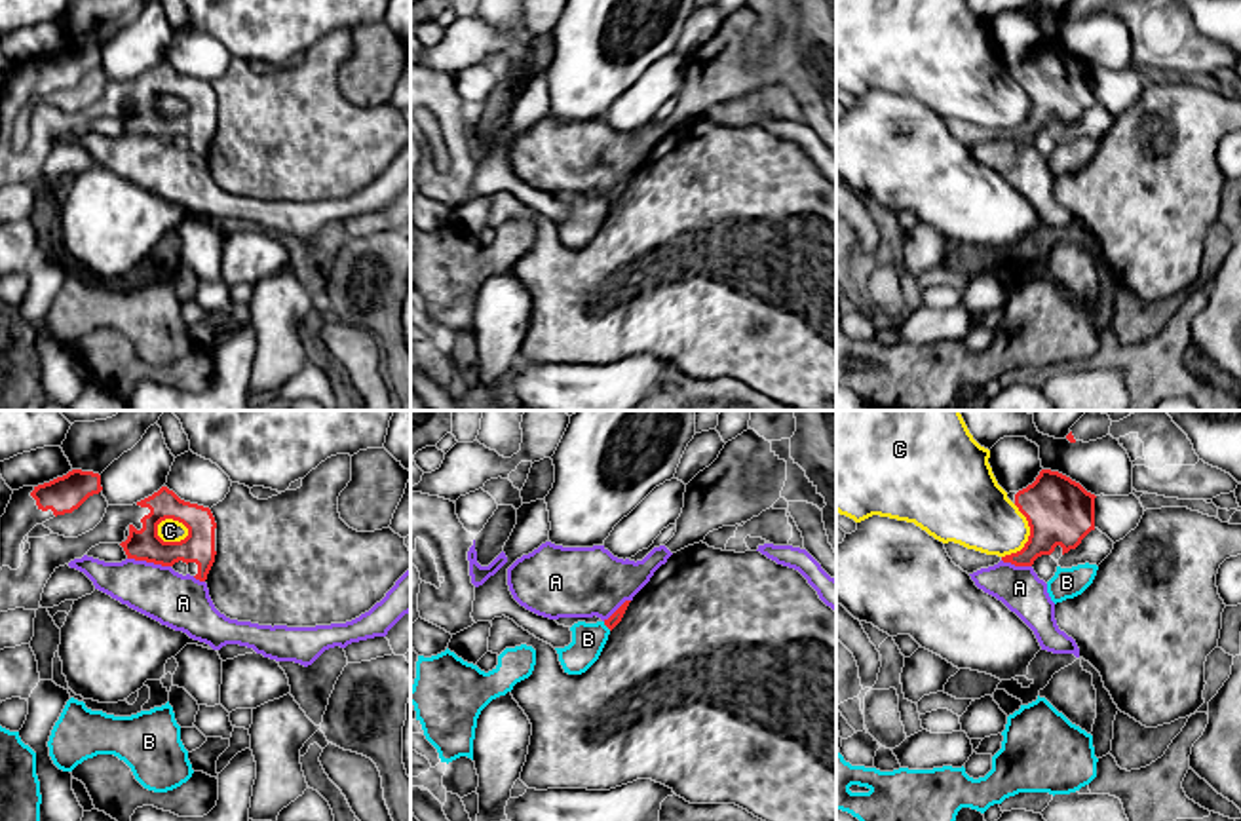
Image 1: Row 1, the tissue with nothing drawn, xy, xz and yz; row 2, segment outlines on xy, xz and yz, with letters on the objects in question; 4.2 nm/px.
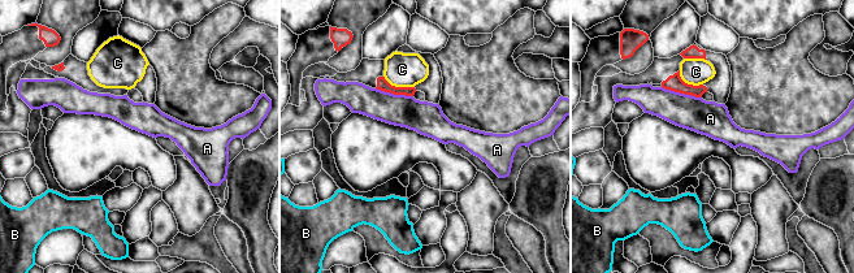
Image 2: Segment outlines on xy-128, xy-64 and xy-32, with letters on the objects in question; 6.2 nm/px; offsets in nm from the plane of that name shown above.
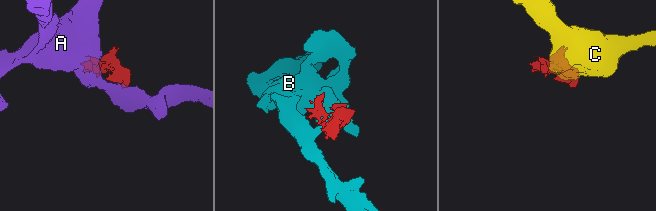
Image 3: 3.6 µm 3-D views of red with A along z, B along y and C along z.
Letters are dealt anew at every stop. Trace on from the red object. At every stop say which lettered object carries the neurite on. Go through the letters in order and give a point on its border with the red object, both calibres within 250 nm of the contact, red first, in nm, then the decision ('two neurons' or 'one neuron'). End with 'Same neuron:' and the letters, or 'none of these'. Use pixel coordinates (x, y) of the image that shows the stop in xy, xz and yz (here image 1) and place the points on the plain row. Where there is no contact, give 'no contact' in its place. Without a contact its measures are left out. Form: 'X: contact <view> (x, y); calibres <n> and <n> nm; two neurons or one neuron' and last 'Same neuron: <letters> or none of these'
A: contact xy (149, 135); calibres 140 and 240 nm; two neurons
B: contact xz (607, 200); calibres 50 and 140 nm; two neurons
C: contact xy (175, 94); calibres 140 and 100 nm; two neurons
Same neuron: none of these

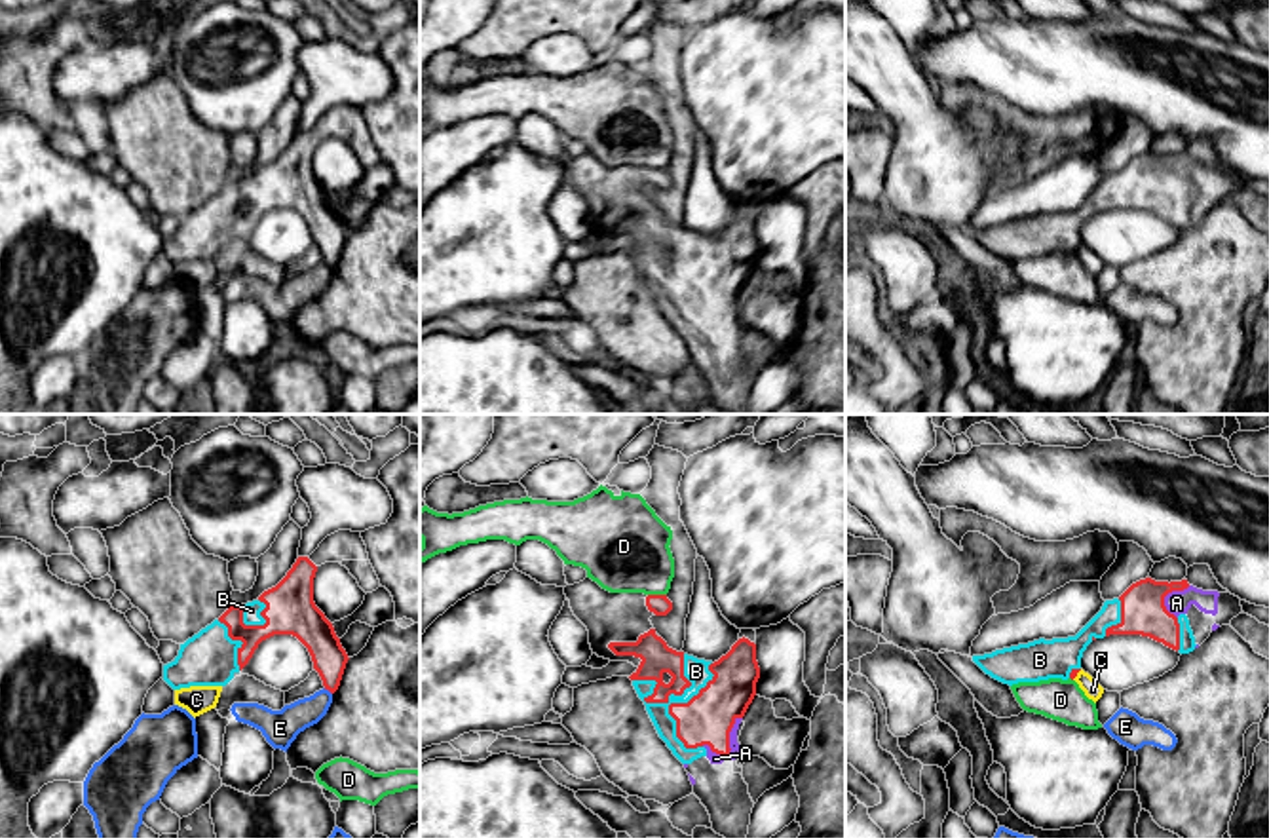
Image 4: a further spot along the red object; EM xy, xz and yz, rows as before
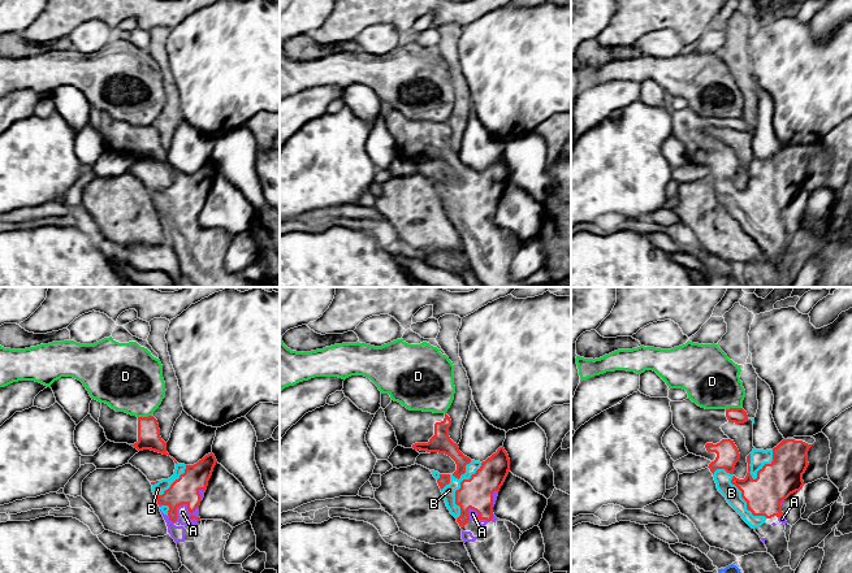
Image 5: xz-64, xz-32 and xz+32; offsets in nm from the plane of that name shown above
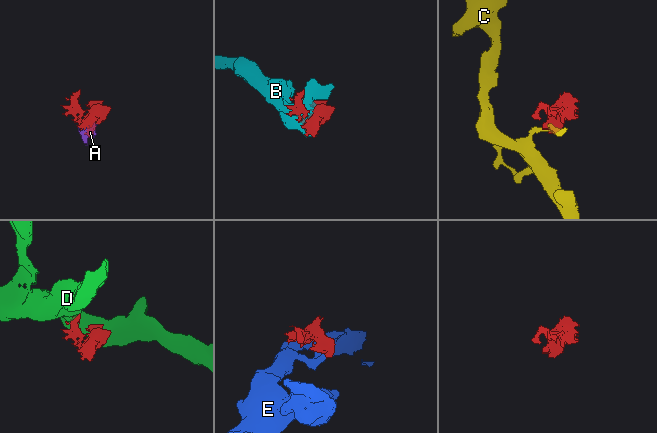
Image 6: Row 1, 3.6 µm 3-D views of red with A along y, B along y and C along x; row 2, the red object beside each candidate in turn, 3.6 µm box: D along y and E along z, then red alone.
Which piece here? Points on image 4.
A: contact xz (728, 322); calibres 220 and 50 nm; one neuron
B: contact xz (665, 276); calibres 140 and 100 nm; one neuron
C: contact yz (1076, 249); calibres 30 and 80 nm; two neurons
D: contact xz (658, 170); calibres 90 and 380 nm; two neurons
E: contact xy (327, 263); calibres 150 and 140 nm; two neurons
Same neuron: A, B

